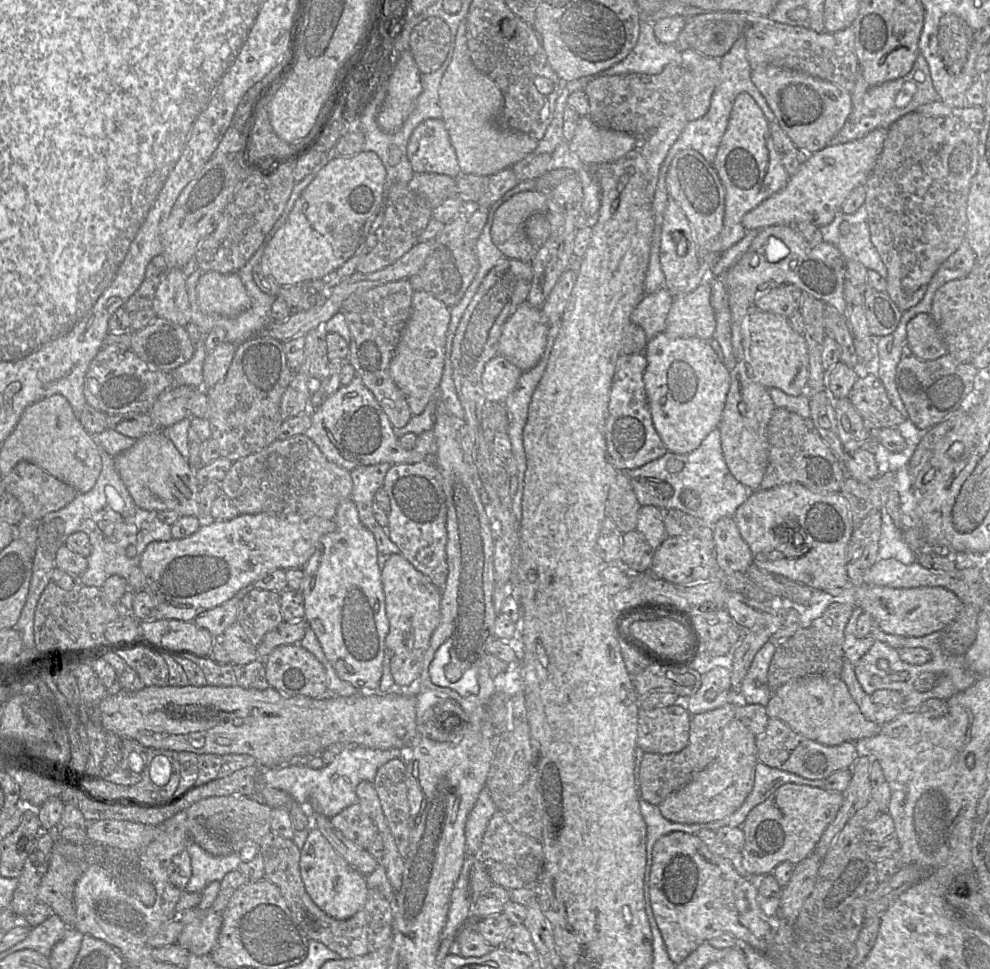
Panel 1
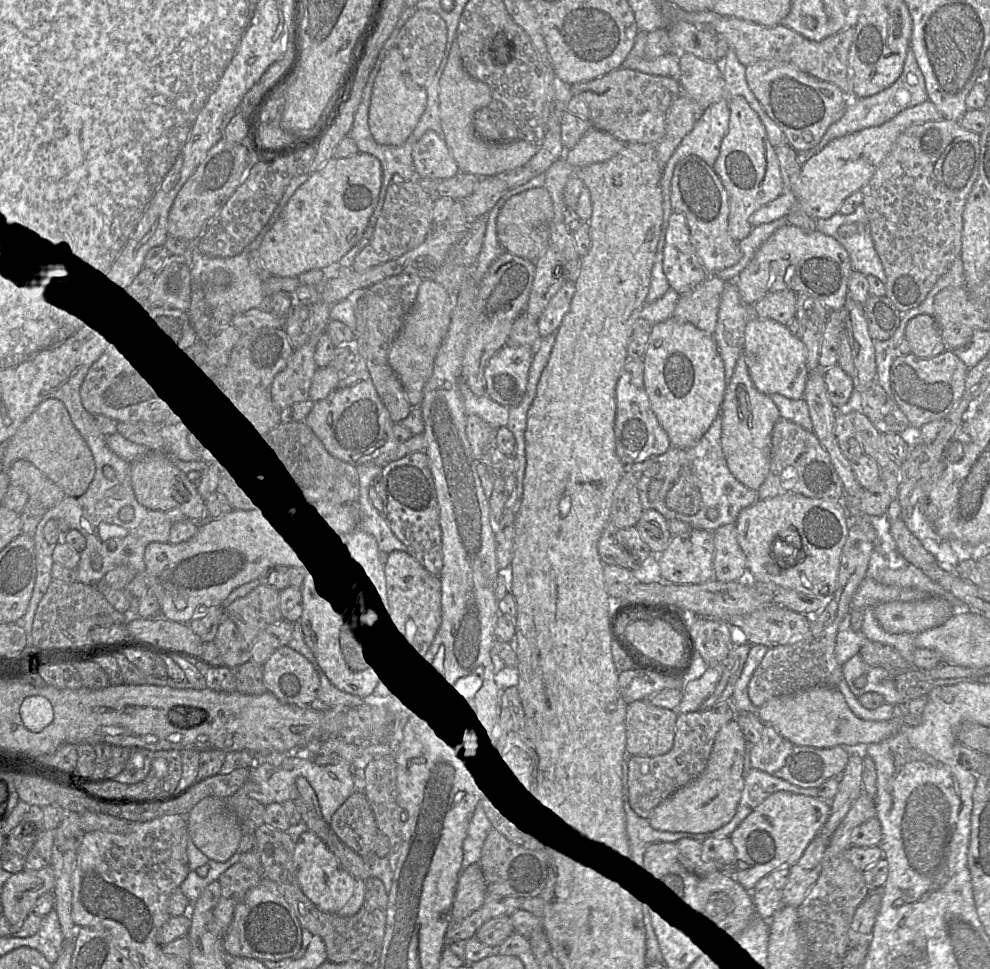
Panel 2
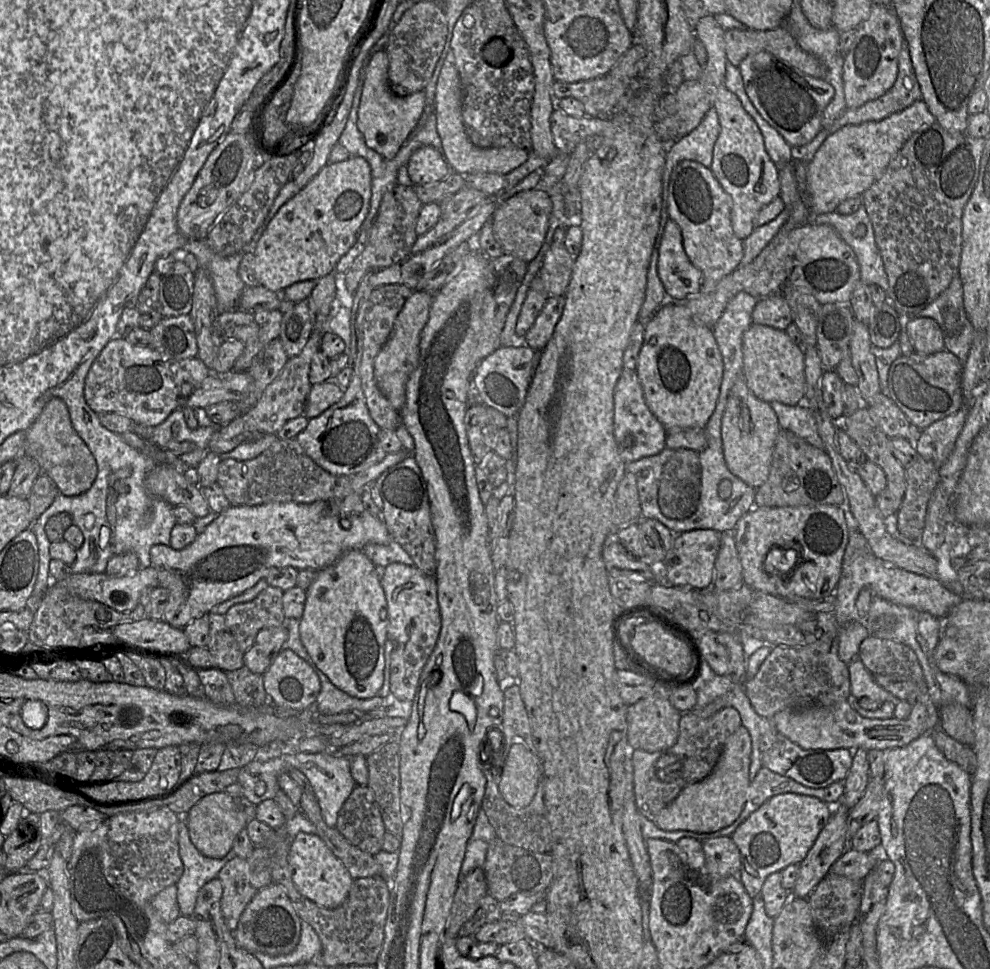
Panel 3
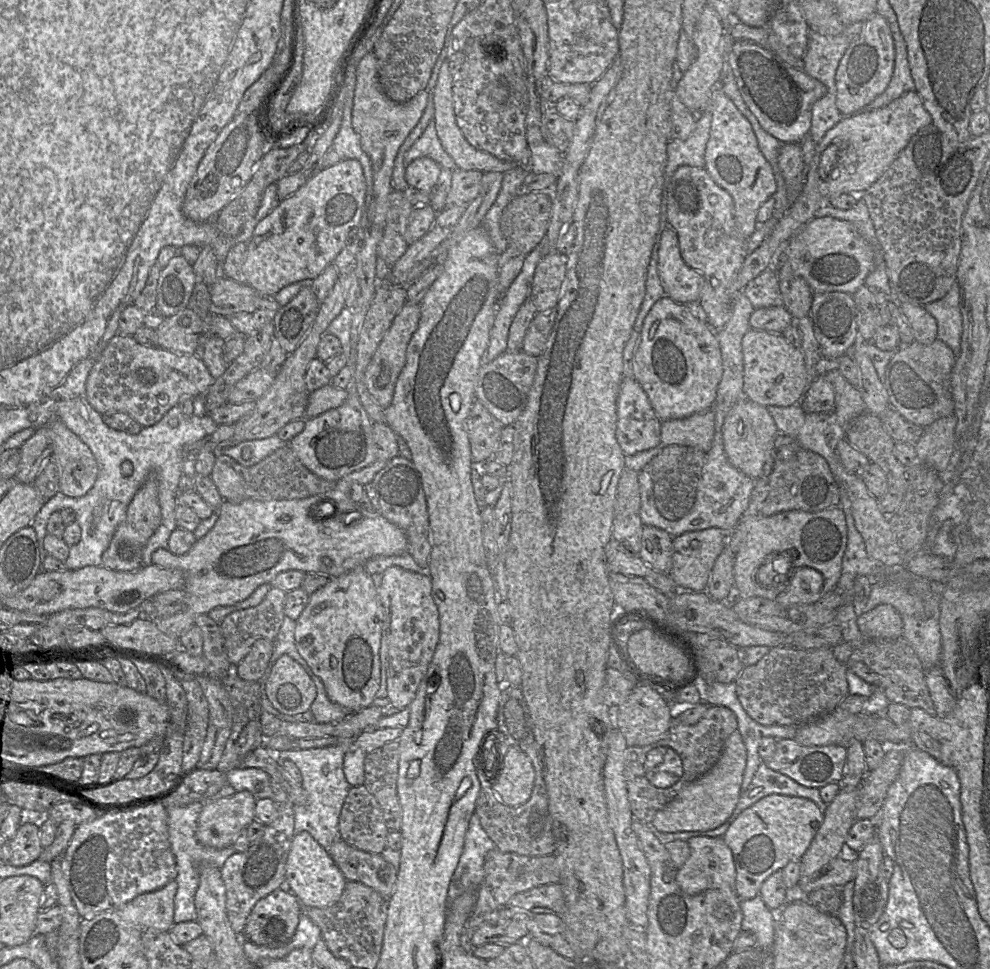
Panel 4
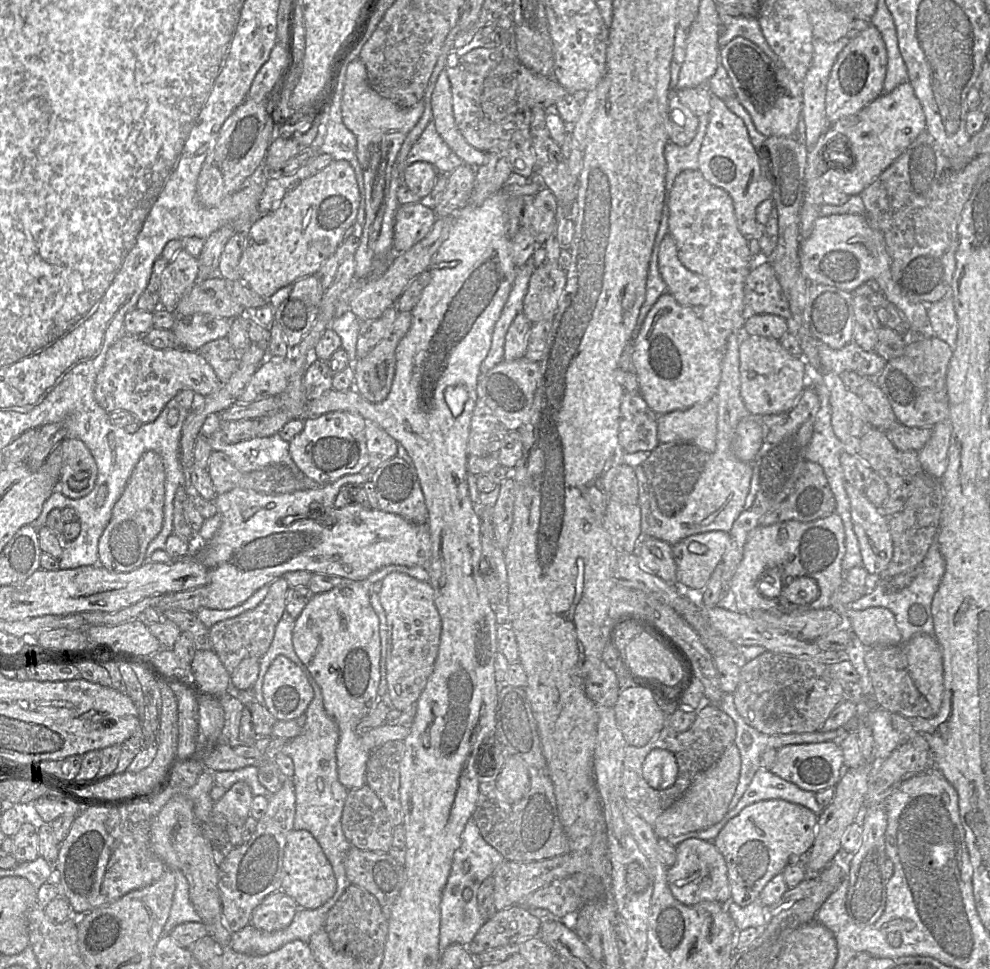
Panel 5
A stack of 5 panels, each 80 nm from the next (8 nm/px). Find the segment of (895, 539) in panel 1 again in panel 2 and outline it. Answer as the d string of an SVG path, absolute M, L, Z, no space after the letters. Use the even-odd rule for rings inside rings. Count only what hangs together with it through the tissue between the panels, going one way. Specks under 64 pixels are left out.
M896 499L885 514L869 518L876 531L876 537L866 576L872 577L872 572L878 572L884 568L898 569L908 563L897 550L896 542L890 533L891 521L898 517L901 517L901 509Z

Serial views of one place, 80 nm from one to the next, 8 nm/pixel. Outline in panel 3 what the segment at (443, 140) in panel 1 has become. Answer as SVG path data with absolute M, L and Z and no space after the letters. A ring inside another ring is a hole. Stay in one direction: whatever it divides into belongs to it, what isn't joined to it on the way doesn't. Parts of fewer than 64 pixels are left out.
M432 146L415 150L408 160L407 170L415 185L433 185L452 172L443 153Z

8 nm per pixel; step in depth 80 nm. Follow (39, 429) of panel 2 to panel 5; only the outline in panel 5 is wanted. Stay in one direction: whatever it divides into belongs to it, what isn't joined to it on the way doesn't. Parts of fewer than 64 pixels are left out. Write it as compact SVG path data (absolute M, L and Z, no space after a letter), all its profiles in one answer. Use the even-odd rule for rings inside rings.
M65 437L60 443L62 467L57 490L71 499L84 497L94 488L97 478L96 462L80 439Z

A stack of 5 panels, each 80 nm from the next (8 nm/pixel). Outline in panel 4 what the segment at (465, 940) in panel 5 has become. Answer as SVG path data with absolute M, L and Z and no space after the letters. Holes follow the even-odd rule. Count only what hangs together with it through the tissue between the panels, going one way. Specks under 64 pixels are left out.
M474 813L465 834L462 854L451 878L448 906L465 891L477 891L483 884L485 856L495 848L497 846L482 828L478 815Z

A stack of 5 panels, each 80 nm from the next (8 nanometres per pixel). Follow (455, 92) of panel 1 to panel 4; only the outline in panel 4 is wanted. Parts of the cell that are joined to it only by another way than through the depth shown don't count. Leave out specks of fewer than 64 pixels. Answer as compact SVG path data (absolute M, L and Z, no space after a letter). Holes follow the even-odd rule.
M447 59L443 62L440 72L438 75L438 79L436 82L436 85L434 87L434 95L433 95L433 101L434 101L434 116L433 120L435 121L435 128L438 135L438 138L444 148L444 150L449 154L449 156L453 159L455 162L456 168L463 169L463 170L478 170L481 172L489 172L489 171L496 171L504 173L515 166L521 166L517 165L514 162L506 161L503 159L499 159L496 156L492 155L491 153L481 151L473 147L464 137L463 133L461 132L460 128L457 125L455 113L454 113L454 107L453 107L453 93L452 93L452 75L449 69L449 62Z

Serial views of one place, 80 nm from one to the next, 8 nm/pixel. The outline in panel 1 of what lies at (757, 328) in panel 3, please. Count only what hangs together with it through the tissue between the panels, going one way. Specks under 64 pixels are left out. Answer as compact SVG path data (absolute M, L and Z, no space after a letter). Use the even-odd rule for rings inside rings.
M753 308L748 314L750 332L749 369L755 381L763 387L778 388L791 396L805 393L808 382L807 344L795 332L788 318Z

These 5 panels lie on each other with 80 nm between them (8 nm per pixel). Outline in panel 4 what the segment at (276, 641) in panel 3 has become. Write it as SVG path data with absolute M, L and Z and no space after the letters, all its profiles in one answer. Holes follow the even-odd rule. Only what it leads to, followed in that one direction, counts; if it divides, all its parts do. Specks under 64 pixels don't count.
M258 639L249 653L235 666L236 674L246 681L259 681L268 667L273 646L273 641Z

